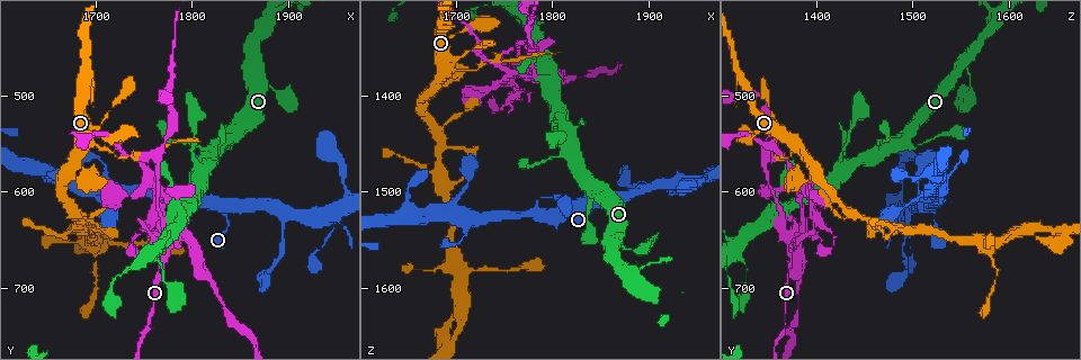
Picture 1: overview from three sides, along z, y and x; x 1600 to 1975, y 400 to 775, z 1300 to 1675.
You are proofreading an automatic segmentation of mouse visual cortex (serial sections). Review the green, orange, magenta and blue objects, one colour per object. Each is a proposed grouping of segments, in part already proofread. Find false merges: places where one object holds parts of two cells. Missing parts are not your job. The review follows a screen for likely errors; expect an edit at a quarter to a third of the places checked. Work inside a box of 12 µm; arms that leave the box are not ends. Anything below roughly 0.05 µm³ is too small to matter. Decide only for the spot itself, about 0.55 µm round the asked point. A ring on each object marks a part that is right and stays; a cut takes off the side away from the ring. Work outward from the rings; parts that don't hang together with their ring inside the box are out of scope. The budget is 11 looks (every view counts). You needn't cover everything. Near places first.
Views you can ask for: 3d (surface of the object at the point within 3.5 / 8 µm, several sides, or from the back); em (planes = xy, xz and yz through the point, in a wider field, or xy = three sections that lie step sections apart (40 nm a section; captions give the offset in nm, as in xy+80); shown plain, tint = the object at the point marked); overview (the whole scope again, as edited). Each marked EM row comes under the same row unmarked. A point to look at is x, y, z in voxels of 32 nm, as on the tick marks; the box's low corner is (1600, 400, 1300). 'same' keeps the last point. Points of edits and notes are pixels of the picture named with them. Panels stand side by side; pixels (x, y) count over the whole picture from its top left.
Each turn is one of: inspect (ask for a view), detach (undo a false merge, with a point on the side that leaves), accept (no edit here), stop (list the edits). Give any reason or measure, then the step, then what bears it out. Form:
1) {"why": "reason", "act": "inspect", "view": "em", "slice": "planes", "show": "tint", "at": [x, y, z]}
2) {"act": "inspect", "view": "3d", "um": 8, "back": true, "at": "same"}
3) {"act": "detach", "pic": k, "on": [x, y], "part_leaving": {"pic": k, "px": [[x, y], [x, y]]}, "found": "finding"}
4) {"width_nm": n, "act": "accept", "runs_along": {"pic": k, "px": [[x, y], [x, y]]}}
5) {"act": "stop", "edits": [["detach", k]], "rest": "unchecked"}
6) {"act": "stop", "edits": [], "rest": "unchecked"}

{"why": "thick turns thin", "act": "inspect", "view": "3d", "um": 3.5, "at": [1772, 546, 1350]}

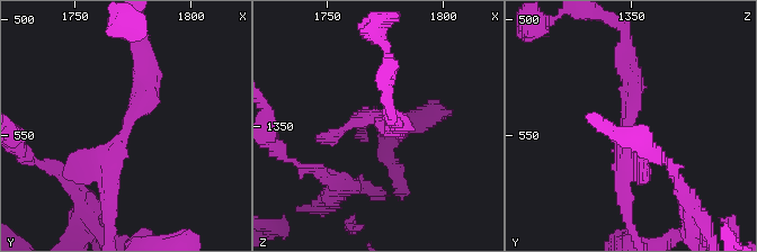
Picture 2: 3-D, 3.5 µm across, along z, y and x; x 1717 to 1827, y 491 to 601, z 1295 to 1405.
{"why": "need the tissue", "act": "inspect", "view": "em", "slice": "xy", "step": 1, "show": "tint", "at": [1772, 546, 1348]}

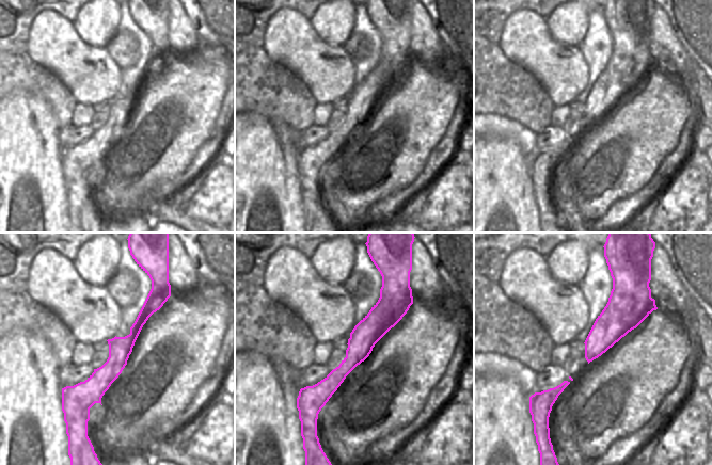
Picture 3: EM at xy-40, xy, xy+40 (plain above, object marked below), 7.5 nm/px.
{"act": "accept", "runs_along": {"pic": 3, "px": [[390, 291], [316, 411]]}, "found": "all the same cell"}

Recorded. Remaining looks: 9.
{"act": "inspect", "view": "3d", "um": 8, "back": true, "at": [1778, 488, 1324]}

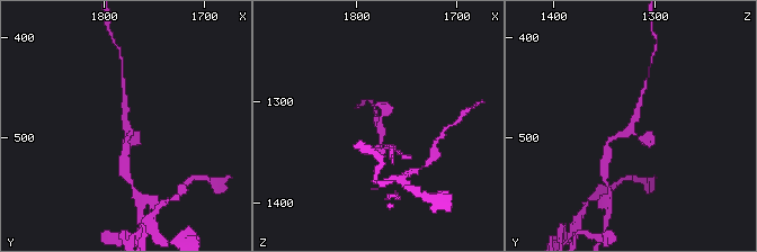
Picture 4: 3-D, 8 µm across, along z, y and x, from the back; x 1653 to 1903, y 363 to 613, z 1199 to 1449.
{"act": "inspect", "view": "em", "slice": "xy", "step": 2, "show": "tint", "at": [1778, 490, 1324]}

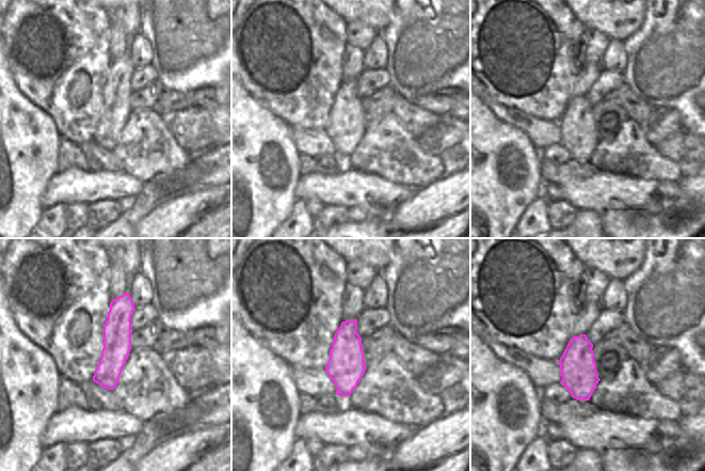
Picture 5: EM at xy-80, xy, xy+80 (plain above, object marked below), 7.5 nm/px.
{"act": "accept", "runs_along": {"pic": 5, "px": [[126, 296], [109, 369], [109, 387]]}, "found": "all the same cell"}

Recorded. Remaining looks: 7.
{"why": "small branch off a trunk", "act": "inspect", "view": "3d", "um": 3.5, "at": [1692, 548, 1374]}

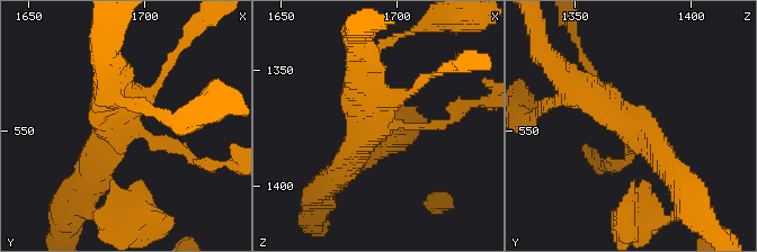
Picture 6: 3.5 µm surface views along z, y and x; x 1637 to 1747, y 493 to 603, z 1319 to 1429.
{"arms": 3, "arm_widths_nm": [150, 350, 400], "why": "need the tissue", "act": "inspect", "view": "em", "slice": "xy", "step": 2, "show": "tint", "at": [1690, 549, 1376]}

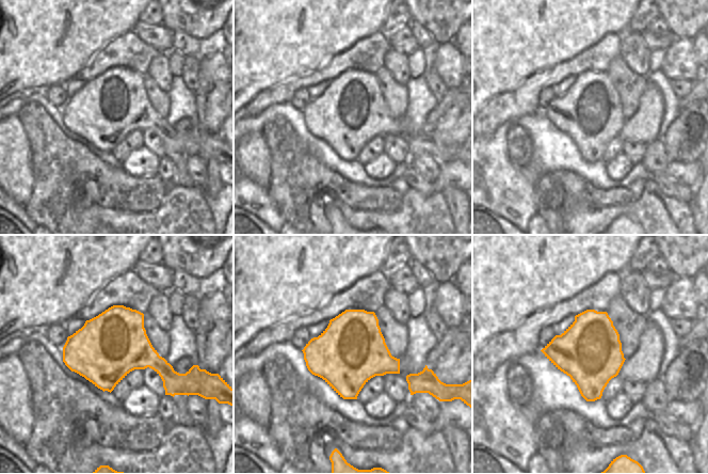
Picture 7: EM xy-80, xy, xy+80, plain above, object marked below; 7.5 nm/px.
{"act": "accept", "runs_along": {"pic": 6, "px": [[573, 90], [646, 132], [677, 177]]}, "found": "one cell here"}

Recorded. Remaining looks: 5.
{"act": "inspect", "view": "3d", "um": 8, "at": [1682, 636, 1474]}

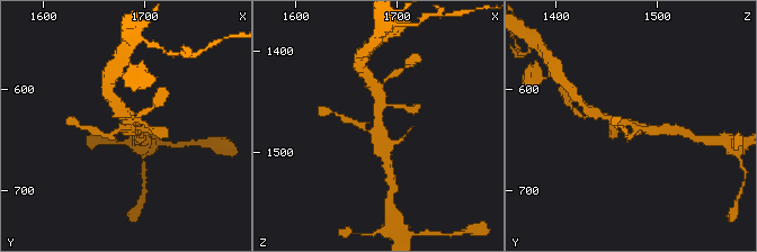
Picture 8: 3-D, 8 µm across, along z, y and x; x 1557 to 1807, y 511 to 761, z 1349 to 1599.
{"arms": 3, "arm_widths_nm": [150, 250, 350], "why": "now the EM", "act": "inspect", "view": "em", "slice": "planes", "show": "tint", "at": [1684, 634, 1474]}

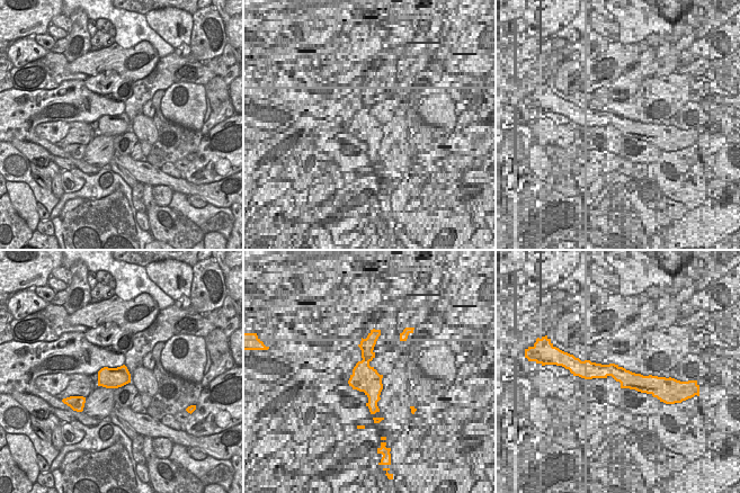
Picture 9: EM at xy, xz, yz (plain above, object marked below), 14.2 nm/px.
{"act": "accept", "found": "all the same cell"}

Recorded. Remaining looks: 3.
{"act": "stop", "edits": [], "rest": "unchecked"}

